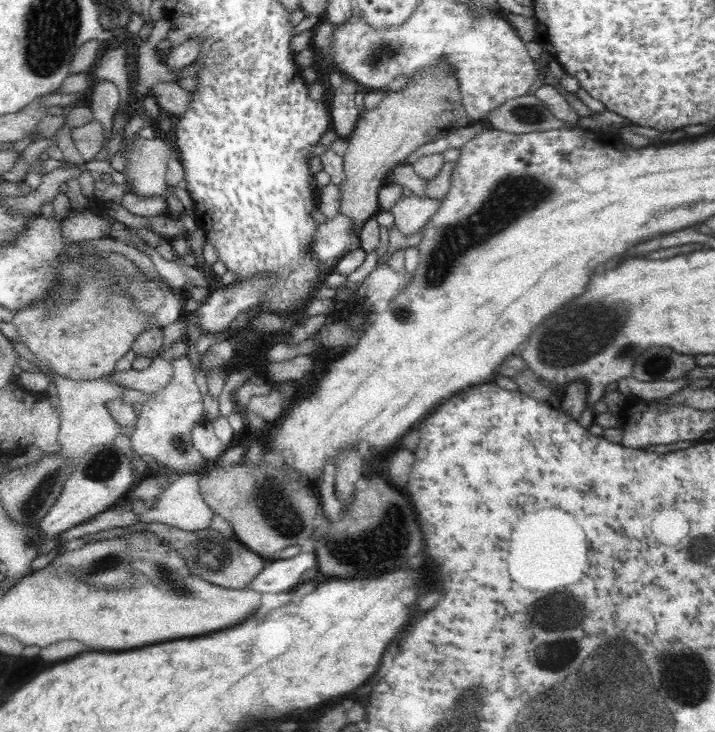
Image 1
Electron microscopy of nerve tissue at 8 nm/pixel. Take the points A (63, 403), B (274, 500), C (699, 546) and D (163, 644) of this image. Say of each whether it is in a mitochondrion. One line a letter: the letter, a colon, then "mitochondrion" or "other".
A: other
B: mitochondrion
C: mitochondrion
D: other

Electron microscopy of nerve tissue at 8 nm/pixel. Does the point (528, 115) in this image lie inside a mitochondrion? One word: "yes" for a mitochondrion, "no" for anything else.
yes

